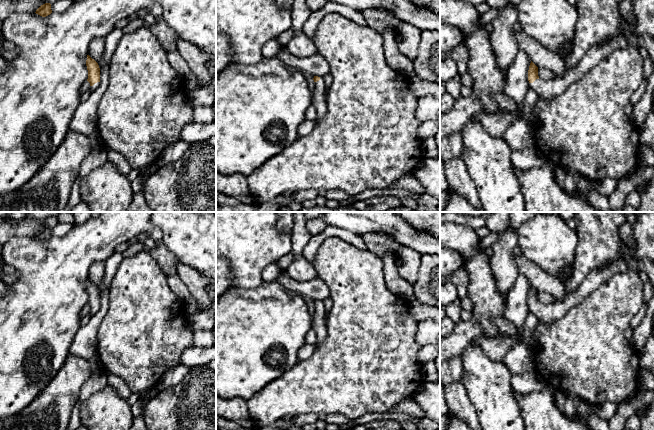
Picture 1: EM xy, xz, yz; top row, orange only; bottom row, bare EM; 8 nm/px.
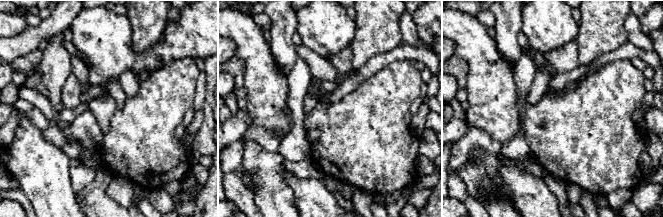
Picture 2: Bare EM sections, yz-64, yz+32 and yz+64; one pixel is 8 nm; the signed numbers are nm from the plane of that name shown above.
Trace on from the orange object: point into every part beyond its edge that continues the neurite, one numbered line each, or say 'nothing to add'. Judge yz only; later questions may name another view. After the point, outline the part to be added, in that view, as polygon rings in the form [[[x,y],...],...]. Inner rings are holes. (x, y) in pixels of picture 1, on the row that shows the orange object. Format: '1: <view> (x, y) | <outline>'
1: yz (546, 89) | [[[618,36],[613,37],[609,41],[604,41],[593,45],[582,57],[579,63],[572,67],[567,67],[565,74],[561,77],[555,77],[551,80],[536,79],[533,83],[529,83],[529,87],[534,89],[538,97],[545,101],[550,101],[554,97],[563,93],[568,85],[582,78],[602,59],[610,55],[613,51],[635,46],[637,48],[645,48],[649,57],[653,61],[654,66],[654,39],[648,36]]]

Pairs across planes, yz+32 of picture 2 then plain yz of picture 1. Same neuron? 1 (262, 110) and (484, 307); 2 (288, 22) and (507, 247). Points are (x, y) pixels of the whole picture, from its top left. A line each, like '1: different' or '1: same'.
1: same
2: same

